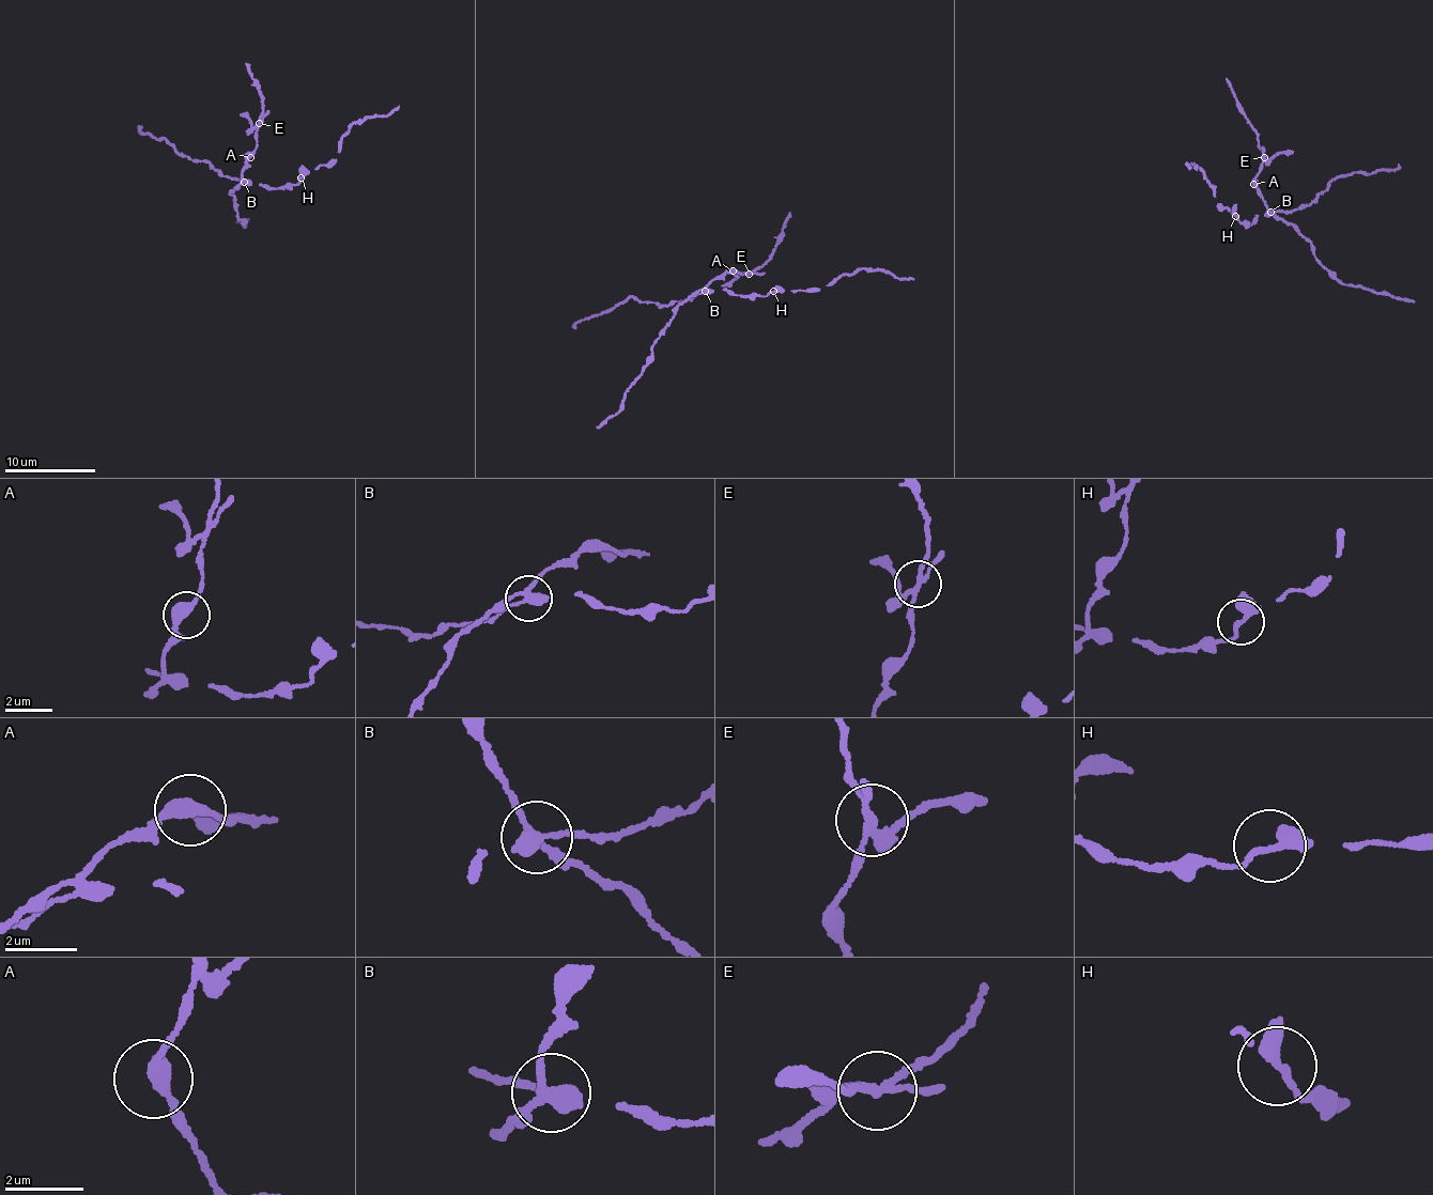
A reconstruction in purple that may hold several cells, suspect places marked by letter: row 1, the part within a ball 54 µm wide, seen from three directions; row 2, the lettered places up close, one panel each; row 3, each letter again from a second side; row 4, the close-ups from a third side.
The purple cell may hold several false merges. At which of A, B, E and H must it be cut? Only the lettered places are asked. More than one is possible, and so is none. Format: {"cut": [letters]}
{"cut": ["B", "E"]}

